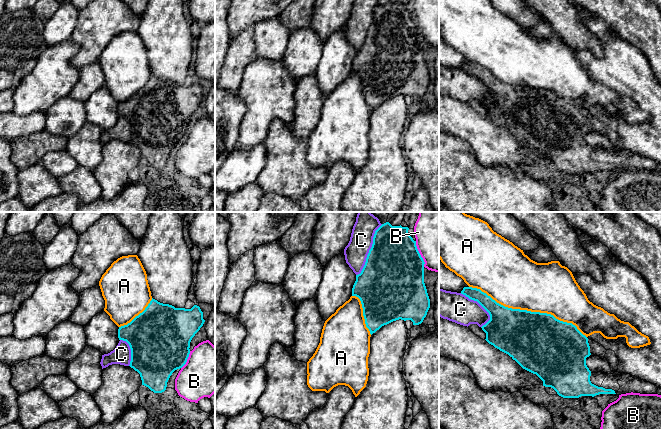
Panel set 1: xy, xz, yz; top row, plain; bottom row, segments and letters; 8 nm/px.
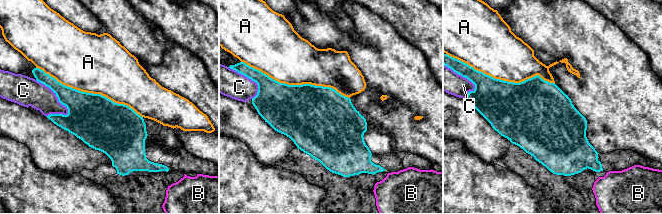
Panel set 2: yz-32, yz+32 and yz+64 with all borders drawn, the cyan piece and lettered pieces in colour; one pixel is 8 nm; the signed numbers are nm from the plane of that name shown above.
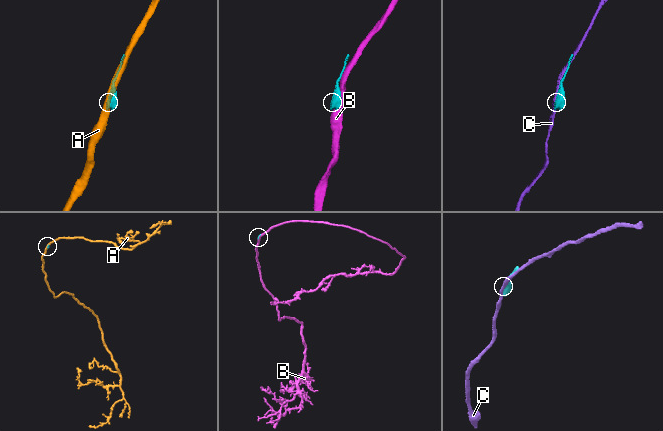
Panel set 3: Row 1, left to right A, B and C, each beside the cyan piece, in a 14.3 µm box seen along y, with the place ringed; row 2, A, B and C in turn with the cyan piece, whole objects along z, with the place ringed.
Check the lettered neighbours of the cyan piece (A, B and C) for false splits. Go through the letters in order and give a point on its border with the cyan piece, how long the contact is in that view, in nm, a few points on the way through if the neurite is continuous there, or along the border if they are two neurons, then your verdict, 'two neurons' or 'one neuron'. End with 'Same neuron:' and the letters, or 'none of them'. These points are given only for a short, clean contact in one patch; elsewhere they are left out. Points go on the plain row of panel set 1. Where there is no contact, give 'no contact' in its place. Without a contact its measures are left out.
A: yz (528, 87) | 1050 nm | two neurons
B: xz (419, 30) | 220 nm | two neurons
C: xz (369, 26) | 460 nm | two neurons
Same neuron: none of them

